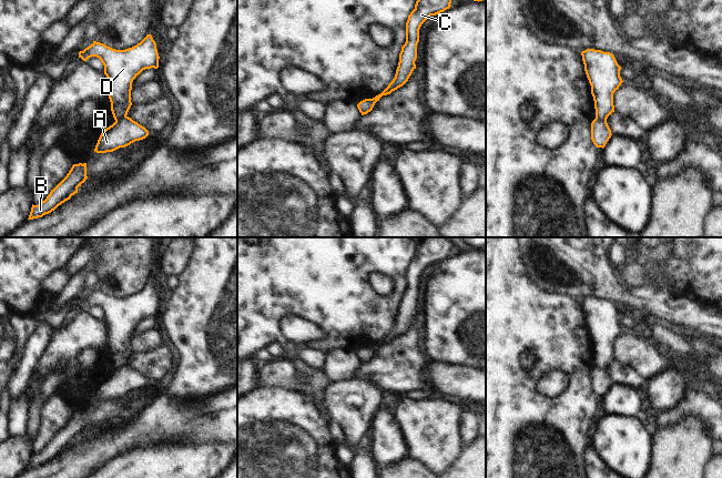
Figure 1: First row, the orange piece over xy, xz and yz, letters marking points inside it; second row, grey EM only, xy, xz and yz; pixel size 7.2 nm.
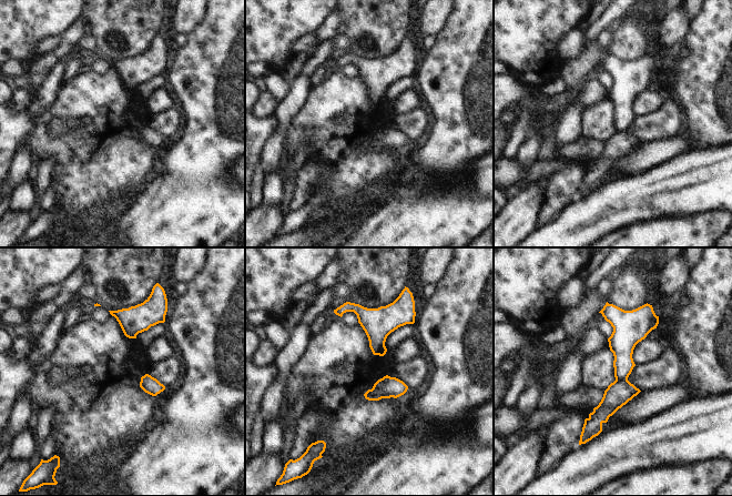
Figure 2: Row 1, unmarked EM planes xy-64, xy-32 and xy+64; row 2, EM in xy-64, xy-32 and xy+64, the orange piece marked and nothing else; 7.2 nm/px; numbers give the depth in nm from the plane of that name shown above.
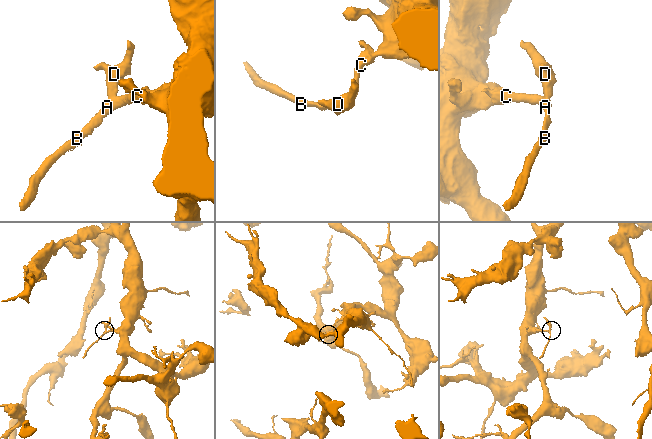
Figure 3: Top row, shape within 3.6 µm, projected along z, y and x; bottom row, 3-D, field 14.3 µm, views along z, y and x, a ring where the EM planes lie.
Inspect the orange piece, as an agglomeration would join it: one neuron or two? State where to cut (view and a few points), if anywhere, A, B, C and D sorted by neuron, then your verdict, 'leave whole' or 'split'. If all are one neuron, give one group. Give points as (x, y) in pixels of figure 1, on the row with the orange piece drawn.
cut xy (125, 115), (115, 121); groups A B C / D; split

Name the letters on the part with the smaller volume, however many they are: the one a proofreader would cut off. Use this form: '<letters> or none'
D

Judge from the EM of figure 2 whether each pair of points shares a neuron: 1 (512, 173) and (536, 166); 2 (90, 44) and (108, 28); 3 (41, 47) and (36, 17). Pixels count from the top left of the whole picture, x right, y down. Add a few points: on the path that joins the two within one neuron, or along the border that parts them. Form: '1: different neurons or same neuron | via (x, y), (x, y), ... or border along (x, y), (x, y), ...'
1: same neuron | via (518, 173), (530, 172)
2: different neurons | border along (85, 34), (90, 34), (93, 38), (95, 50)
3: different neurons | border along (58, 34), (42, 38), (36, 46), (34, 53)

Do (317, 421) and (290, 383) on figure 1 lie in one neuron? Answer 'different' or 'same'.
different

